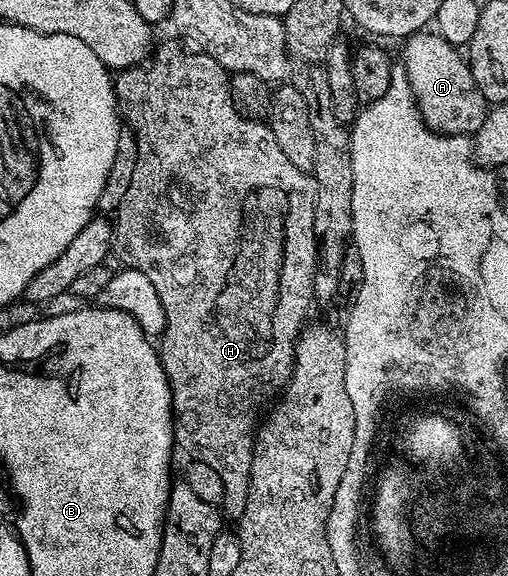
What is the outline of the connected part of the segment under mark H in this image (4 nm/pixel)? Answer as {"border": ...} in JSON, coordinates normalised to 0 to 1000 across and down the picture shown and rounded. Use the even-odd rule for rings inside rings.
{"border":[[[319,76],[313,83],[309,78],[285,108],[260,118],[242,118],[222,134],[232,191],[238,207],[264,226],[264,236],[272,243],[272,266],[260,316],[228,370],[220,438],[226,446],[232,443],[234,460],[276,469],[276,476],[287,477],[291,490],[307,497],[307,510],[315,510],[315,531],[323,531],[327,554],[315,585],[315,623],[339,684],[343,769],[356,783],[360,778],[368,785],[374,799],[402,802],[407,809],[417,809],[425,823],[433,823],[433,832],[441,837],[435,887],[447,905],[467,906],[480,892],[480,878],[488,878],[500,759],[512,736],[508,714],[516,707],[522,710],[571,665],[571,651],[579,641],[579,602],[589,576],[604,561],[602,540],[618,521],[618,474],[626,469],[626,422],[618,411],[618,307],[612,300],[593,299],[589,292],[575,288],[575,281],[567,281],[567,273],[559,260],[551,260],[543,233],[535,233],[530,214],[474,201],[465,184],[457,184],[453,132],[445,118],[409,94],[388,87],[372,89],[358,90],[350,76]]]}

